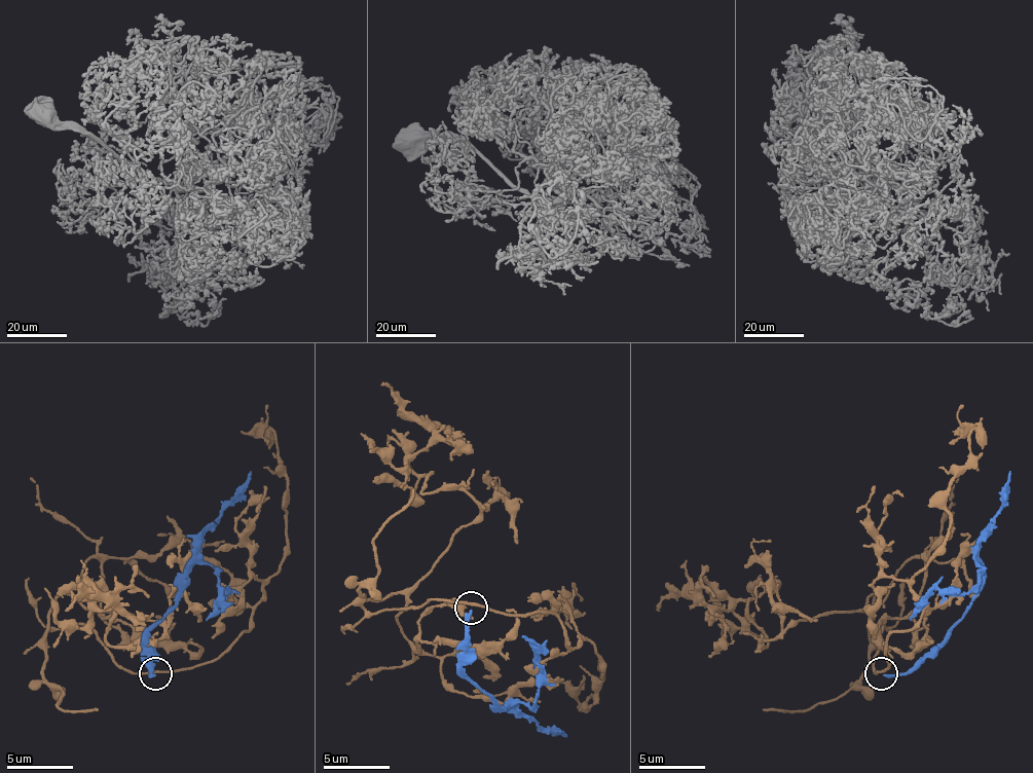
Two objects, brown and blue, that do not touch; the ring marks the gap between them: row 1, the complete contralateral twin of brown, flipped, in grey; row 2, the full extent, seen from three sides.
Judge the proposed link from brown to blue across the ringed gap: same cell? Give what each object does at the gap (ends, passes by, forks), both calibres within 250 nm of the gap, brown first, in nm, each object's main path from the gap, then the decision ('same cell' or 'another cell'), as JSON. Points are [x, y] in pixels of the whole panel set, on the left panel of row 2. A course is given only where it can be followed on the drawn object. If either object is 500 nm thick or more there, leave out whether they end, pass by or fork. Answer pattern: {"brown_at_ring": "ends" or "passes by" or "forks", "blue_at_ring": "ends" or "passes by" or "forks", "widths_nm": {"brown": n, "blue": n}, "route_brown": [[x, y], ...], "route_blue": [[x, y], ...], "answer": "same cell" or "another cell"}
{"brown_at_ring": "forks", "blue_at_ring": "ends", "widths_nm": {"brown": 140, "blue": 200}, "route_brown": [[156, 672], [80, 623], [44, 636], [70, 593], [152, 620], [133, 646], [107, 642], [107, 600], [64, 610]], "route_blue": [[156, 675], [146, 642], [176, 603], [192, 567], [209, 563], [215, 571], [222, 603], [206, 620]], "answer": "another cell"}

